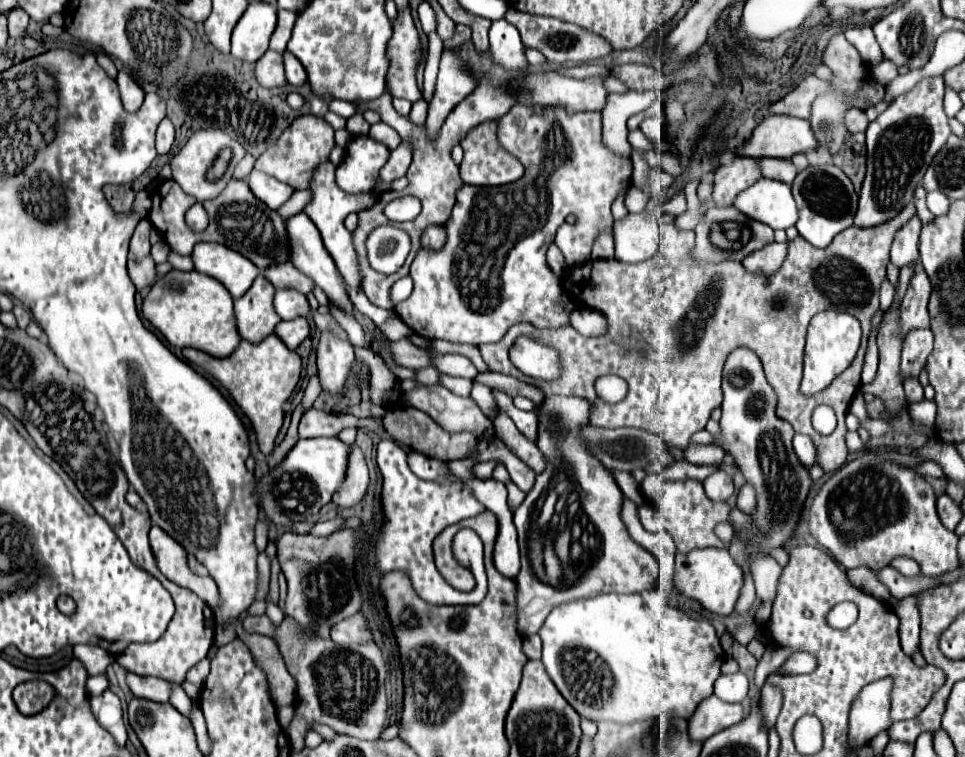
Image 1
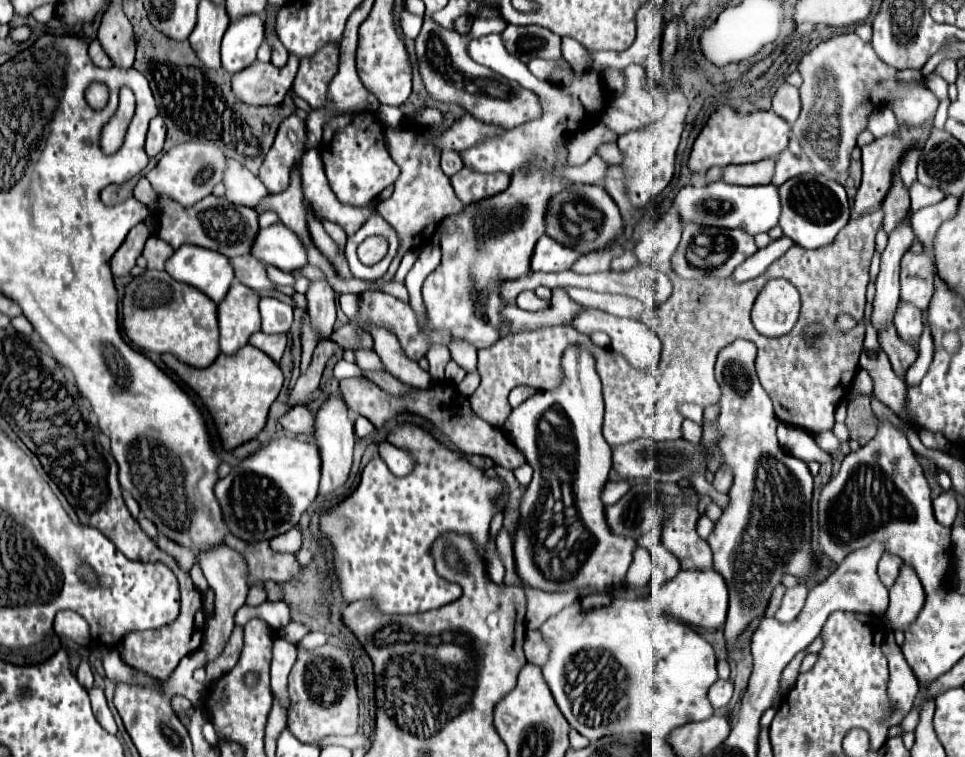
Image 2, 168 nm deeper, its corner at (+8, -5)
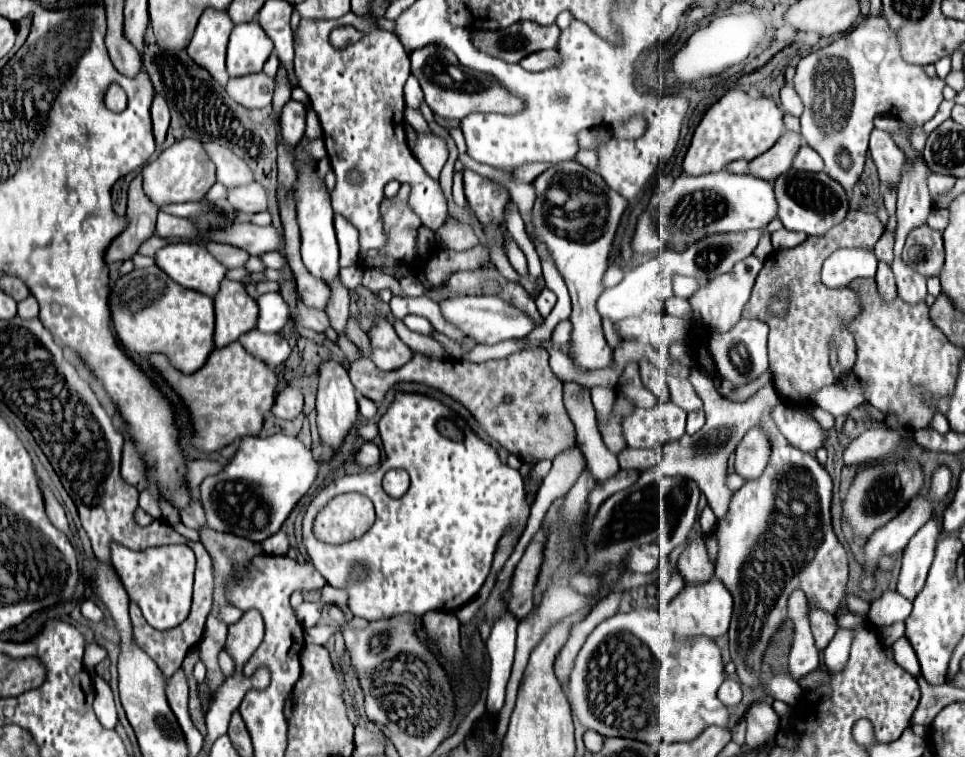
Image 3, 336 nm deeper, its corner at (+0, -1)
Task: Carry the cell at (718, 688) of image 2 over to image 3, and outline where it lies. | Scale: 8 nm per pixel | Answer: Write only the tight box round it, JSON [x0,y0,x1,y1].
[717,679,743,707]

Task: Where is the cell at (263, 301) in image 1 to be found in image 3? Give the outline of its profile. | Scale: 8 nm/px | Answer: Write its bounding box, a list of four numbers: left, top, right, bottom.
[213,279,259,347]

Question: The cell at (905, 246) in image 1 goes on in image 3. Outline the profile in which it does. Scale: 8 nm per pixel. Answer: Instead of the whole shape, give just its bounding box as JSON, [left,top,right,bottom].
[869,129,907,189]

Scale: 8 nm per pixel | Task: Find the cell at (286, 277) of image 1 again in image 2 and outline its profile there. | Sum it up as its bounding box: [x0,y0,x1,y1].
[229,255,275,291]

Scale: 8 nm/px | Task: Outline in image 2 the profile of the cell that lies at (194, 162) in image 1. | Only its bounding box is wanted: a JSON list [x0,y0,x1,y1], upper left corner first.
[145,143,225,207]

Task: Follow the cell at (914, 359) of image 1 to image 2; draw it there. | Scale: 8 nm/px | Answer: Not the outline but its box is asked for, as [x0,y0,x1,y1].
[895,301,923,345]

